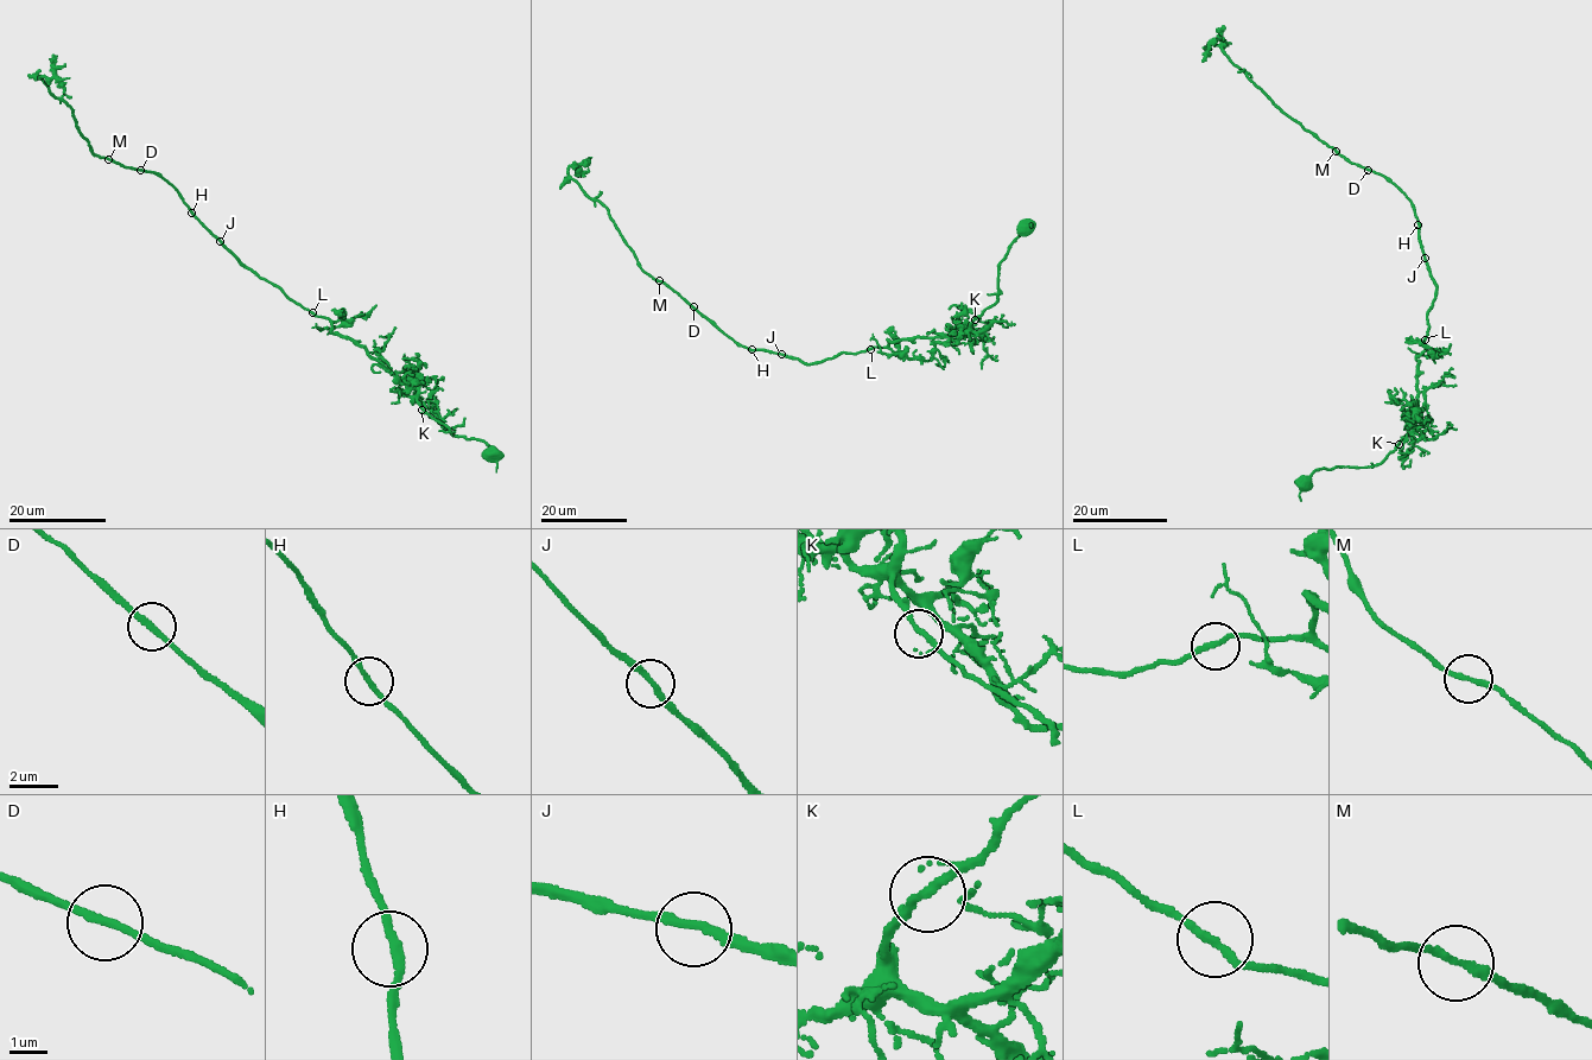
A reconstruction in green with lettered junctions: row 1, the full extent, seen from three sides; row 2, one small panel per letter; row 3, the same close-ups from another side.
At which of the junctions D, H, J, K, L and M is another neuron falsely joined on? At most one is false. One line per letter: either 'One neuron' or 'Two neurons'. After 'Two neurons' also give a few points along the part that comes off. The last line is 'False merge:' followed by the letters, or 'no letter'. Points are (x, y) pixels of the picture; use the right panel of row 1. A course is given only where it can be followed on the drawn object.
D: One neuron
H: One neuron
J: One neuron
K: One neuron
L: One neuron
M: One neuron
False merge: no letter

